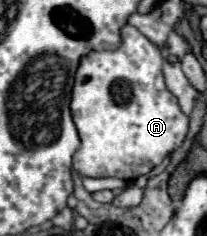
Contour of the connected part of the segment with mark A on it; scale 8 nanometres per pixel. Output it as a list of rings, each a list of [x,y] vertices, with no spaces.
[[[126,24],[120,30],[122,44],[116,50],[88,52],[82,56],[72,88],[72,120],[80,134],[80,148],[72,158],[72,168],[90,178],[124,178],[136,180],[154,166],[158,166],[170,152],[180,148],[188,132],[188,116],[180,110],[178,100],[164,84],[160,48],[152,44],[142,32]]]

